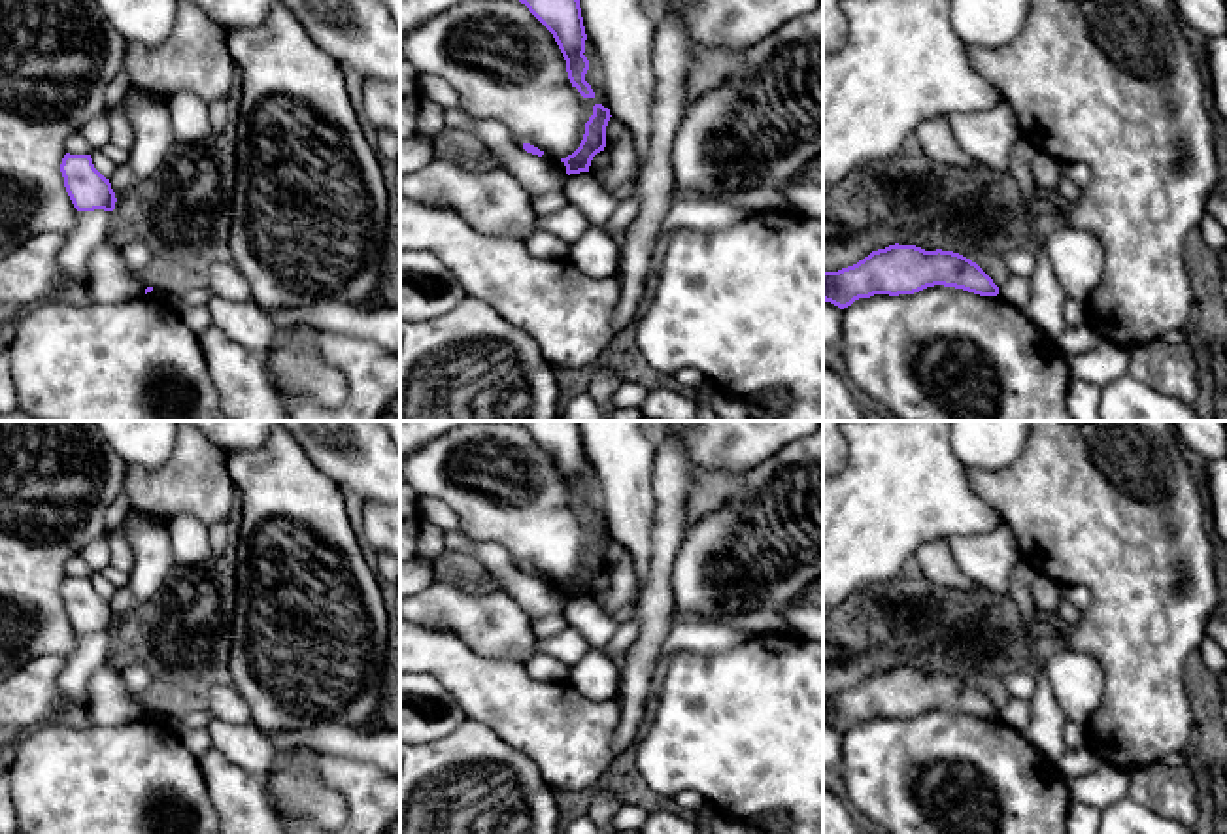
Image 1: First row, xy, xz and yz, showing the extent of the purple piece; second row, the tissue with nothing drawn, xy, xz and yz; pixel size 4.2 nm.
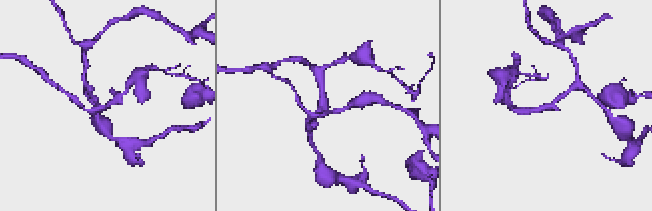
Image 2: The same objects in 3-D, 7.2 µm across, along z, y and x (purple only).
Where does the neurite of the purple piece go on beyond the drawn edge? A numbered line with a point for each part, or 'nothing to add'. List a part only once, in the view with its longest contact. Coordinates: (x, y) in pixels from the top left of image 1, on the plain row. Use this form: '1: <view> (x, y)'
nothing to add

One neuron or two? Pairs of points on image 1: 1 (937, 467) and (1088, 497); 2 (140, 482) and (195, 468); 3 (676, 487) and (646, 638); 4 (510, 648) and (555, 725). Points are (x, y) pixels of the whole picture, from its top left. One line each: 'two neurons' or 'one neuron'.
1: two neurons
2: one neuron
3: one neuron
4: two neurons

